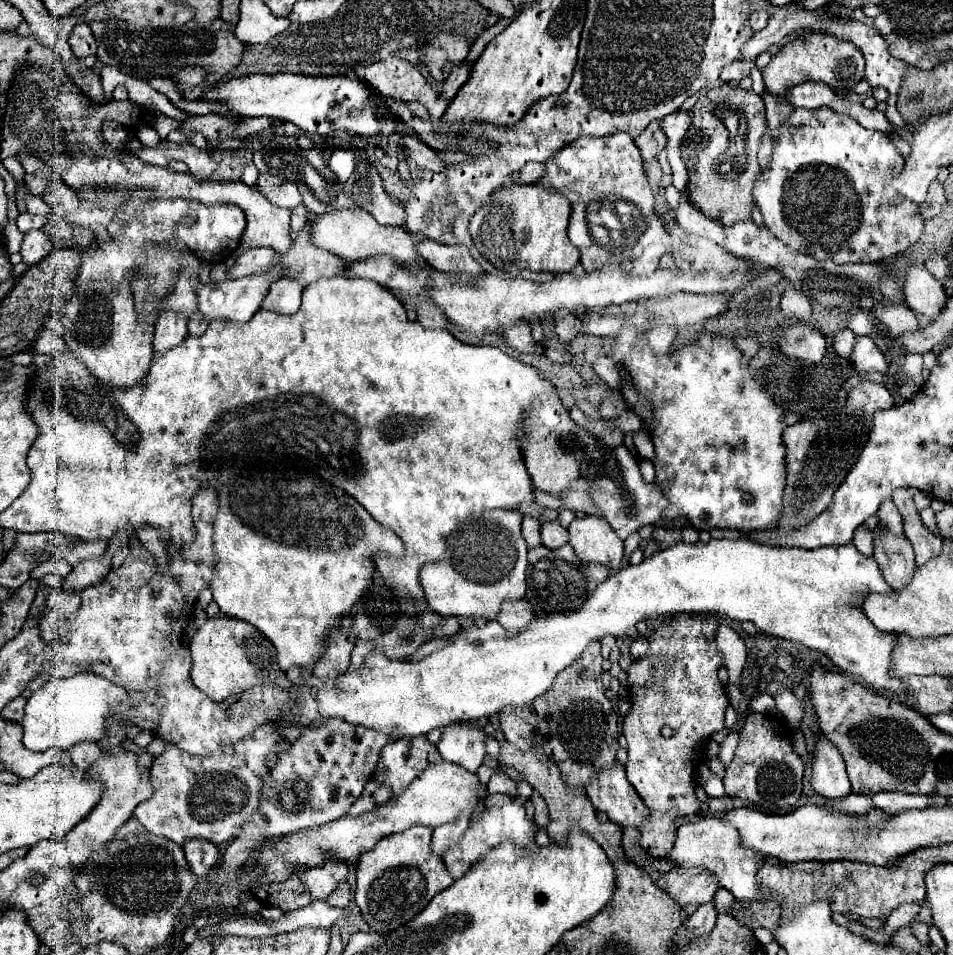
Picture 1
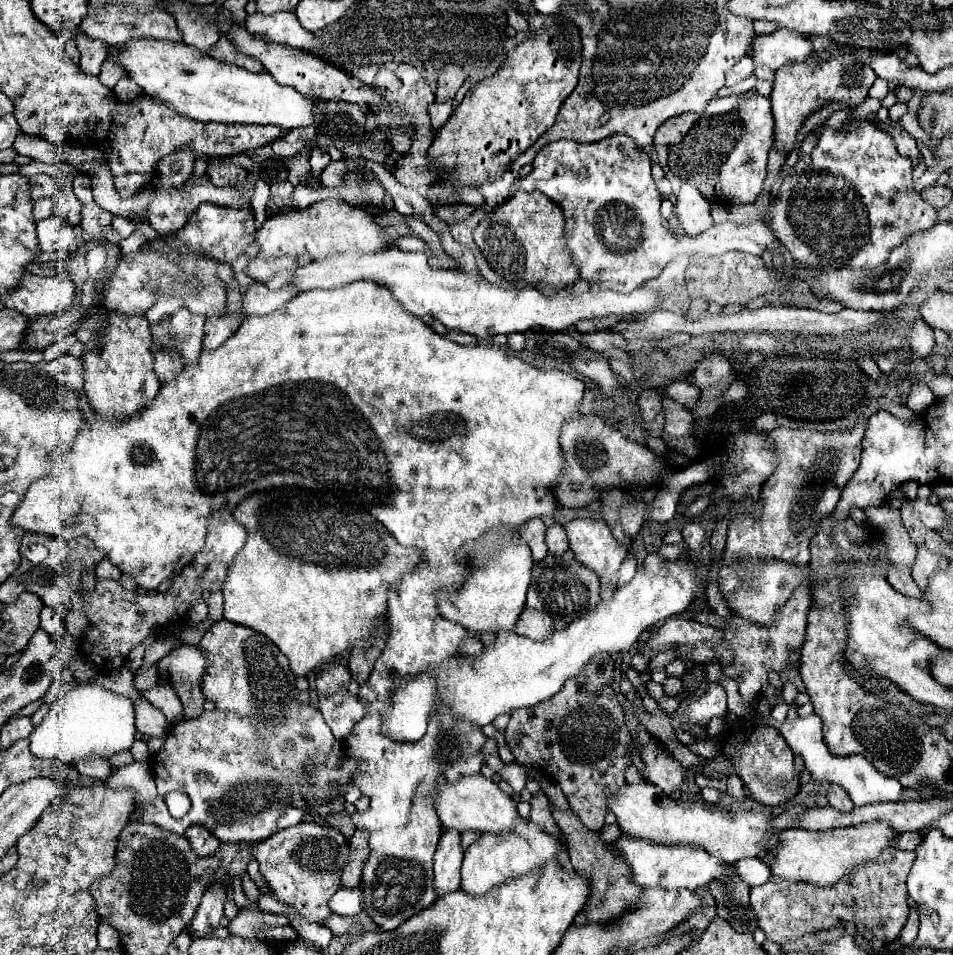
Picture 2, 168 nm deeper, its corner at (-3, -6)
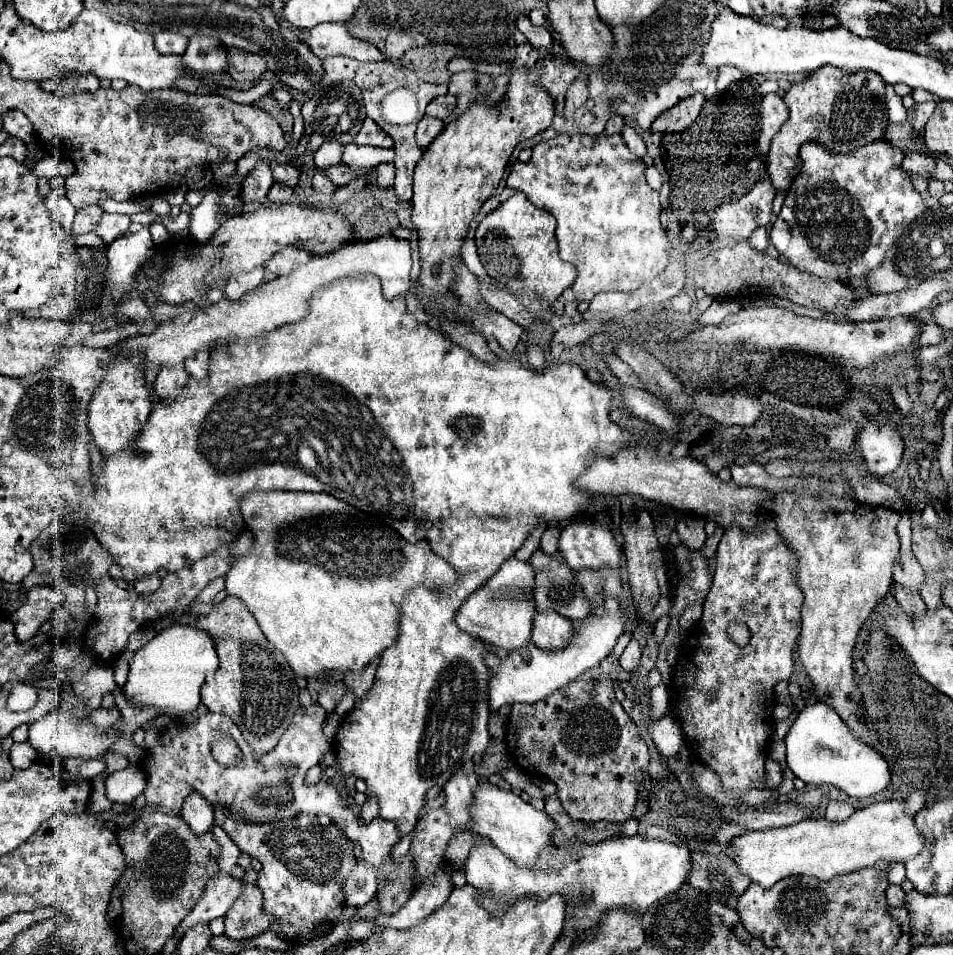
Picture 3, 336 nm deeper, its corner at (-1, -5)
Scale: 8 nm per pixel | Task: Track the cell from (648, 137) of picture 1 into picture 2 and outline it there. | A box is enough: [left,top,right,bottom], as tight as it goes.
[655,113,699,145]

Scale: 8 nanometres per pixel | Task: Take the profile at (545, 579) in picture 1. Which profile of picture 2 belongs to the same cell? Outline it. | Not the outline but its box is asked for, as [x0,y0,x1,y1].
[527,551,599,625]

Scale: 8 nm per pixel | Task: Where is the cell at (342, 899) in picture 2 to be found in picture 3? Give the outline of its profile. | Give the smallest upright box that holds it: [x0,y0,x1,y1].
[145,704,399,906]

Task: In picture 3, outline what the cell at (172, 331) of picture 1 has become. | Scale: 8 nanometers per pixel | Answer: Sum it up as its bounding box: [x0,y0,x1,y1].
[153,366,189,402]

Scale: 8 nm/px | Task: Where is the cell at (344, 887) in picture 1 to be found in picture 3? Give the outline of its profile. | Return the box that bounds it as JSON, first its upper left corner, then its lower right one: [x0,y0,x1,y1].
[361,796,379,822]

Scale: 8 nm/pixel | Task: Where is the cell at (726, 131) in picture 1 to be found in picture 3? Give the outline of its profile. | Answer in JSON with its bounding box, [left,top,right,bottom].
[757,94,789,154]

